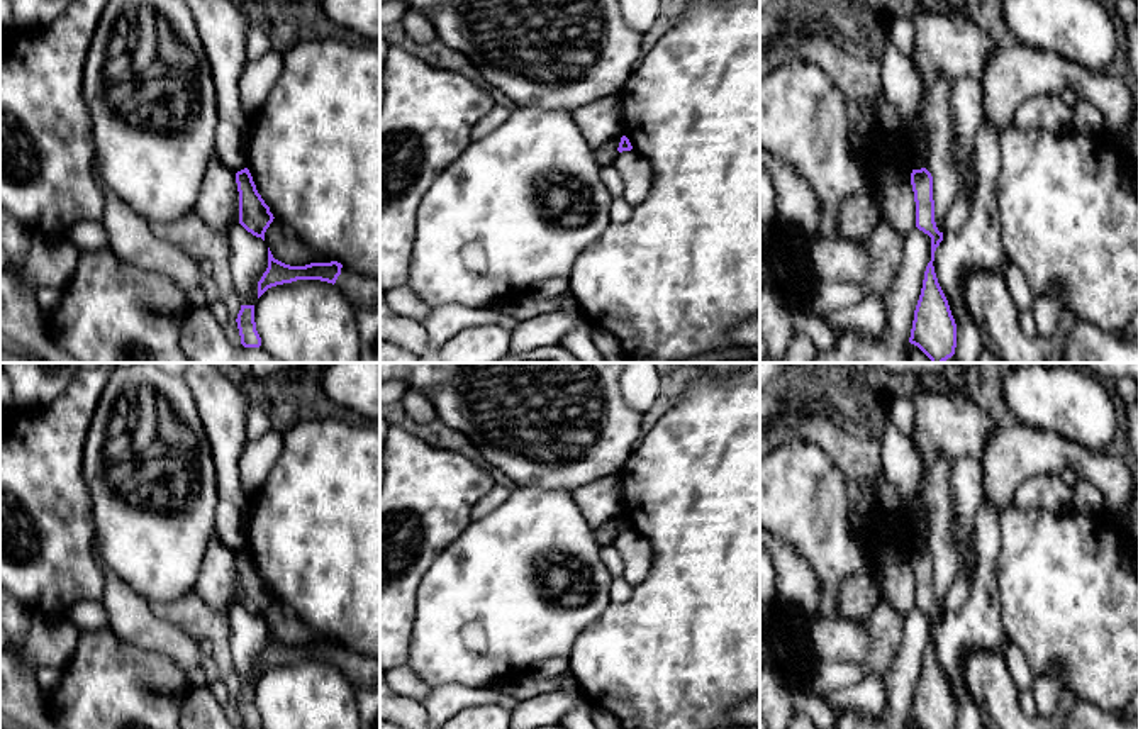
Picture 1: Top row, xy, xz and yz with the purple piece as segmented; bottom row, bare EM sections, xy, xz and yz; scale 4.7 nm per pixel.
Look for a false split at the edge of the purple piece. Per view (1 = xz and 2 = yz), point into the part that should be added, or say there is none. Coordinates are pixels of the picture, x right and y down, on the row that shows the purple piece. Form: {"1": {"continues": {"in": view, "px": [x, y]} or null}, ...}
{"1": {"continues": null}, "2": {"continues": null}}

